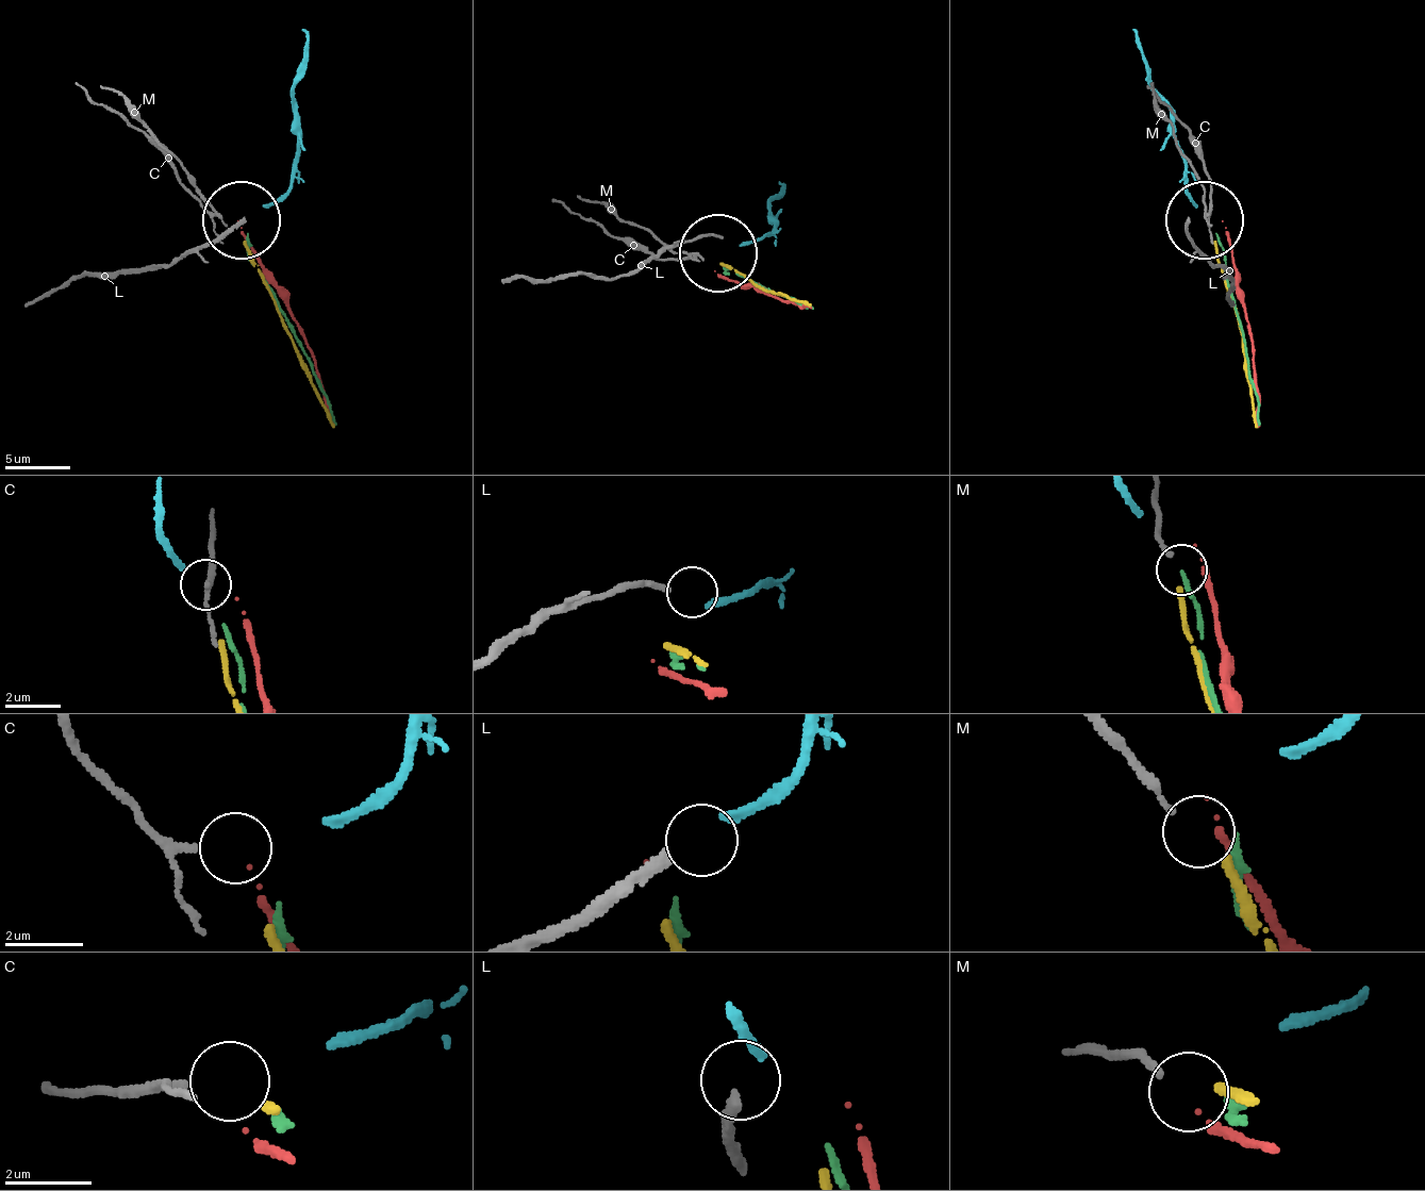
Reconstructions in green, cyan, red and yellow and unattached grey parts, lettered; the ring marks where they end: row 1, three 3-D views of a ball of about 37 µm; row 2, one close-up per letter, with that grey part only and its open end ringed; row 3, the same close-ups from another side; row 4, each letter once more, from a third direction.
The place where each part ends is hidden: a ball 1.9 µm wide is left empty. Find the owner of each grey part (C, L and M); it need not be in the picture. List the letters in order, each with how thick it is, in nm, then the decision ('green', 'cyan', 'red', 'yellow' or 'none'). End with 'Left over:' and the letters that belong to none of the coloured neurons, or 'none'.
C: calibre 160 nm; none
L: calibre 260 nm; cyan
M: calibre 160 nm; none
Left over: C, M

